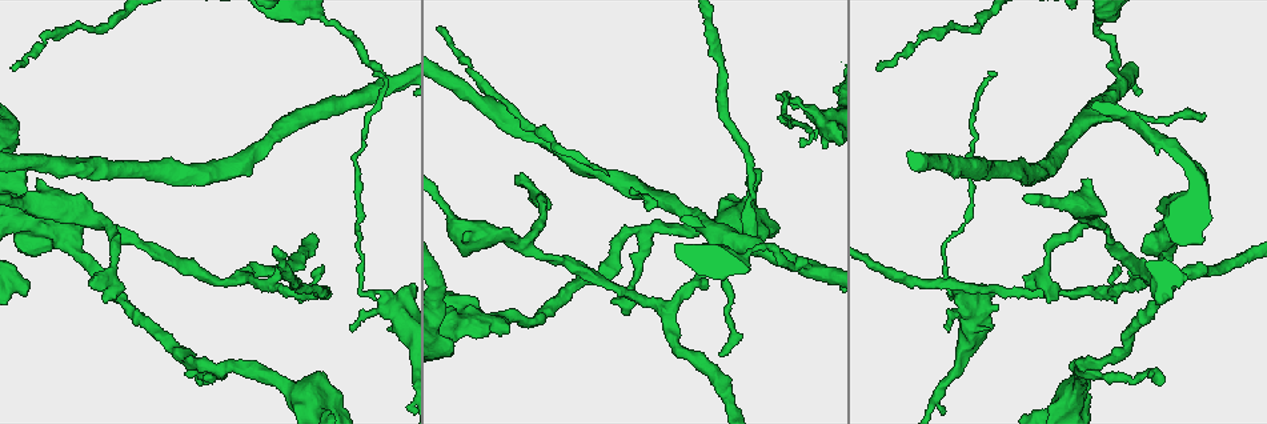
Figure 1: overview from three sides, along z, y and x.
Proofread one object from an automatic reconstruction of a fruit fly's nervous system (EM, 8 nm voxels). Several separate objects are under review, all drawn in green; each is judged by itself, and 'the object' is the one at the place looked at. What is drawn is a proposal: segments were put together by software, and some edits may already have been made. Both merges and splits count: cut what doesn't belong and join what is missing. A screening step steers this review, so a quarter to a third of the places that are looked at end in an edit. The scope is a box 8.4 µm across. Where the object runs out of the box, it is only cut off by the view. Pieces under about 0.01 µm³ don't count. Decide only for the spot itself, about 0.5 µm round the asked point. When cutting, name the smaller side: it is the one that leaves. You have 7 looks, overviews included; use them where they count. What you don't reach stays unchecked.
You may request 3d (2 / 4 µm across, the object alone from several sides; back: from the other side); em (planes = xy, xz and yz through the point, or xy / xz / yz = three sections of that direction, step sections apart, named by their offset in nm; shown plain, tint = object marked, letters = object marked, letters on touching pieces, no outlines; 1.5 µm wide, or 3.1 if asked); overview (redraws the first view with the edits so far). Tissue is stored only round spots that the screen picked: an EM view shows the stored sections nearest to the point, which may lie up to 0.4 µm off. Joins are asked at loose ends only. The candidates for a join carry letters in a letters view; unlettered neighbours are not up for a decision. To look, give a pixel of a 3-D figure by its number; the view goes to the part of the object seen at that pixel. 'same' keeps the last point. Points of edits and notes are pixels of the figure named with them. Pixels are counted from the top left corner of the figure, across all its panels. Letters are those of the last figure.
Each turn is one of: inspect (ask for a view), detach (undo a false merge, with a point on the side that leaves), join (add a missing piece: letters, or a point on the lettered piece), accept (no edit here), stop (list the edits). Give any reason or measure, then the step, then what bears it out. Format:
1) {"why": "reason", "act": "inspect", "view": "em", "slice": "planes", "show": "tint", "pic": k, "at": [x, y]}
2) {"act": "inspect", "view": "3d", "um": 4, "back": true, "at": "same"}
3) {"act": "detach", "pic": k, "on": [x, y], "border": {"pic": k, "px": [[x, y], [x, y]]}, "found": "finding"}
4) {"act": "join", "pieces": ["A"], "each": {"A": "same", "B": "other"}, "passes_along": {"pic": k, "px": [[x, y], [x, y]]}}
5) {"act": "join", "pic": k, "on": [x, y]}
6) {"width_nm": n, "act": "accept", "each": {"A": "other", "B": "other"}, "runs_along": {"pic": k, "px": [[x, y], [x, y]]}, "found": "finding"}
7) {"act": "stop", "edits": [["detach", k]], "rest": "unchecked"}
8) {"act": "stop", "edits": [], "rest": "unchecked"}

{"why": "calibre changes", "act": "inspect", "view": "em", "slice": "planes", "show": "plain", "pic": 1, "at": [1065, 206]}

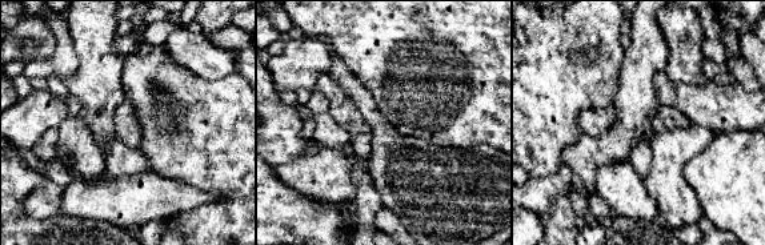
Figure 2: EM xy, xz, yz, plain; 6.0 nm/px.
{"why": "where the object lies", "act": "inspect", "view": "em", "slice": "planes", "show": "tint", "at": "same"}

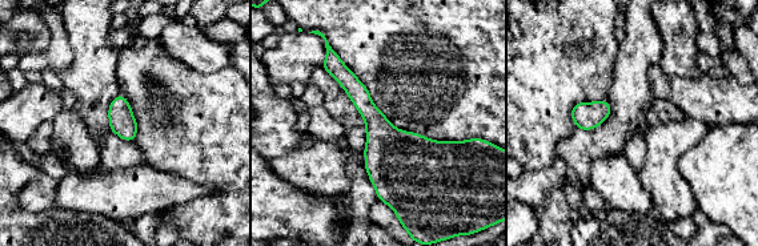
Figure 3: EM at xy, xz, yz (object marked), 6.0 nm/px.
{"act": "inspect", "view": "em", "slice": "planes", "show": "letters", "at": "same"}

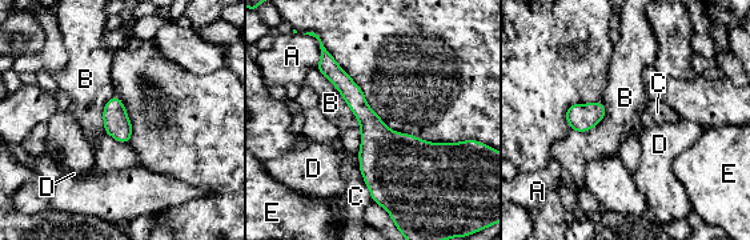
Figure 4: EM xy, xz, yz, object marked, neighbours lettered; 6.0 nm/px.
{"act": "accept", "each": {"A": "other", "B": "other", "C": "other", "D": "other", "E": "other"}, "border": {"pic": 4, "px": [[316, 67], [340, 94], [360, 127]]}, "found": "all the same neuron"}

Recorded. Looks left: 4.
{"why": "narrows sharply", "act": "inspect", "view": "3d", "um": 4, "pic": 1, "at": [751, 199]}

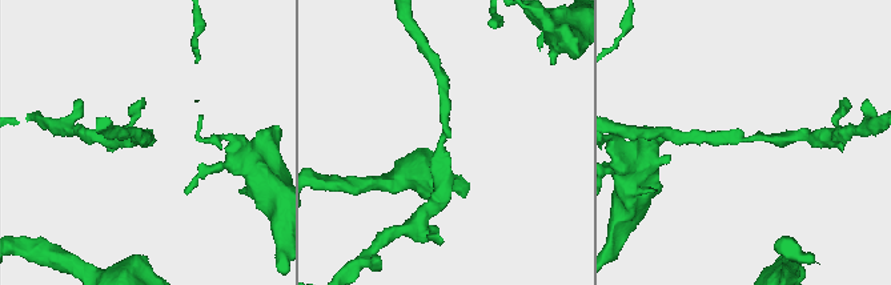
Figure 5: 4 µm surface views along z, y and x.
{"arm_widths_nm": [190, 190], "act": "inspect", "view": "em", "slice": "planes", "show": "letters", "pic": 5, "at": [442, 144]}

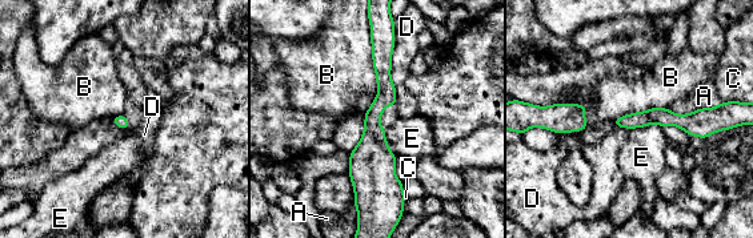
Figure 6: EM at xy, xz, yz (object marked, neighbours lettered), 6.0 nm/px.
{"act": "accept", "each": {"A": "other", "B": "other", "C": "other", "D": "other", "E": "other"}, "runs_along": {"pic": 6, "px": [[384, 40], [371, 200]]}, "found": "continuous, no second neuron"}

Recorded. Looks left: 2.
{"why": "a fork", "act": "inspect", "view": "3d", "um": 2, "pic": 1, "at": [381, 81]}

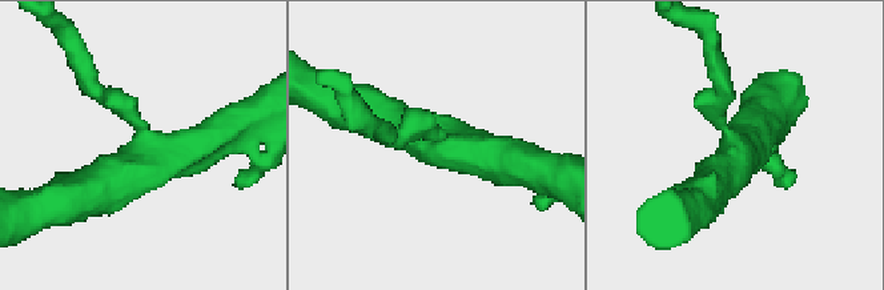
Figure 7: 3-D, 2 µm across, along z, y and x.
{"arms": 3, "act": "inspect", "view": "em", "slice": "planes", "show": "letters", "pic": 7, "at": [438, 145]}

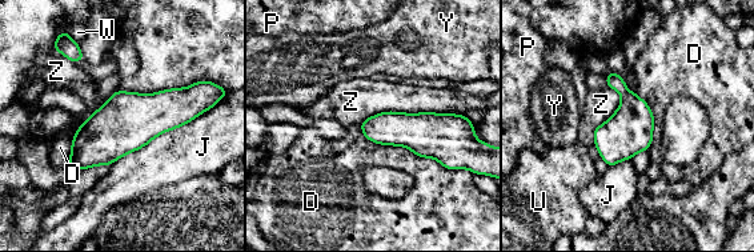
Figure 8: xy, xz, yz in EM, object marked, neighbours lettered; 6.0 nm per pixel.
{"width_nm": 200, "longest_contact_nm": ["J", 700], "act": "detach", "pic": 8, "on": [613, 80], "each": {"D": "other", "J": "other", "P": "other", "U": "other", "W": "other", "Y": "other", "Z": "other"}, "found": "two neurons meet here"}

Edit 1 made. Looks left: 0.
{"act": "stop", "edits": [["detach", 8]], "rest": "unchecked"}

